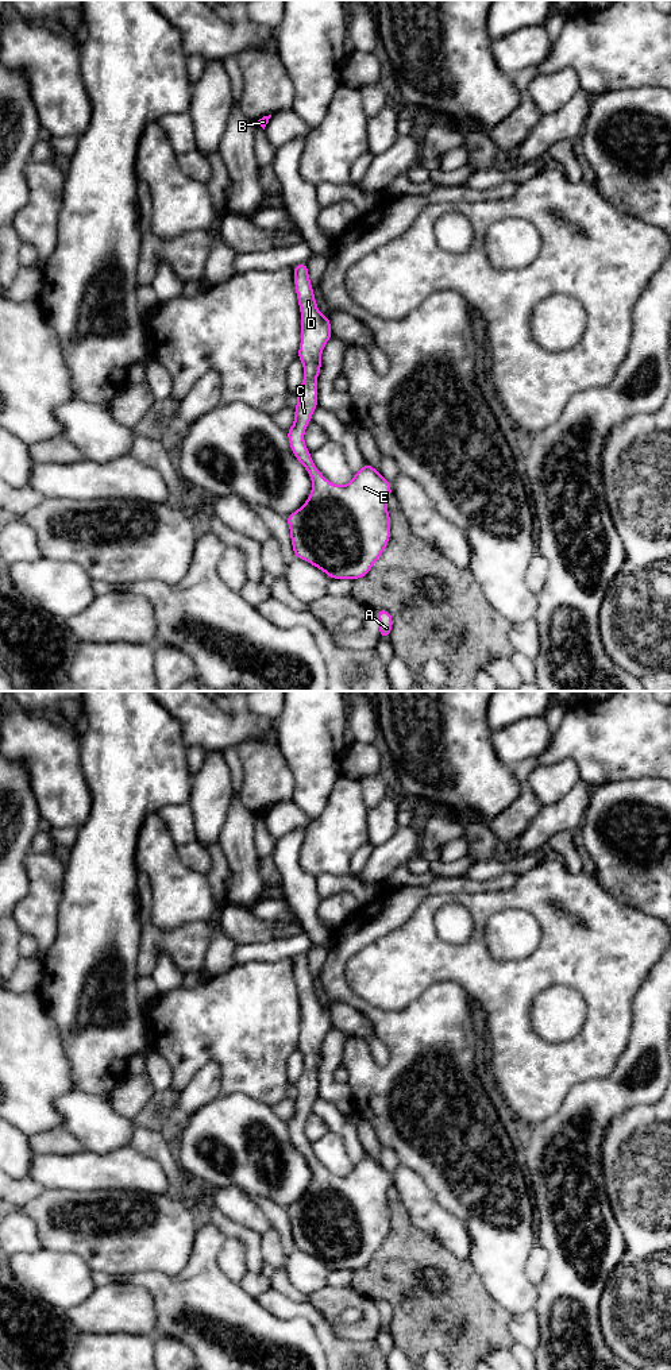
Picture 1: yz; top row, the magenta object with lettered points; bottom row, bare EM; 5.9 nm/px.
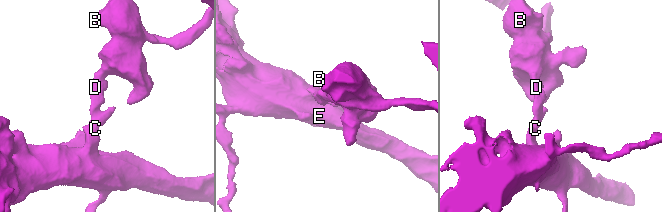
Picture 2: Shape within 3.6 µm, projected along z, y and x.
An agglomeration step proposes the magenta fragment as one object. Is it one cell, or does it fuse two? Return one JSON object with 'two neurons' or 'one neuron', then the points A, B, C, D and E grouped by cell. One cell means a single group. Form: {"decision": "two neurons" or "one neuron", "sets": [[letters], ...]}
{"decision": "one neuron", "sets": [["A", "B", "C", "D", "E"]]}

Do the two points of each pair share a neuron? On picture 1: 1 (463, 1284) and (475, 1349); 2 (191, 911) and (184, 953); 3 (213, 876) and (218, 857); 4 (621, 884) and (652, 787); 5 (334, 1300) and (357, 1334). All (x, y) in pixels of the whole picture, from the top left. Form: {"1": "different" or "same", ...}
{"1": "same", "2": "different", "3": "same", "4": "same", "5": "same"}

